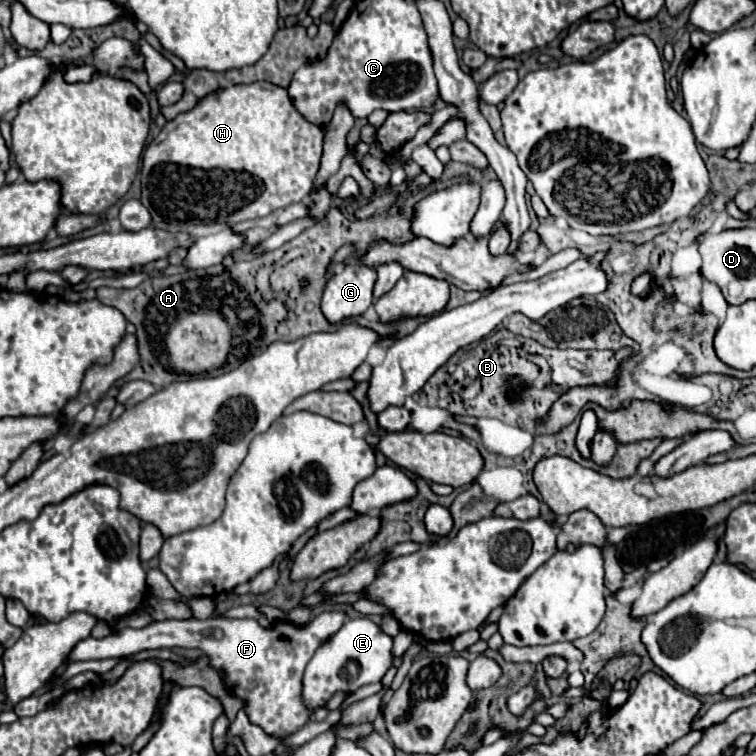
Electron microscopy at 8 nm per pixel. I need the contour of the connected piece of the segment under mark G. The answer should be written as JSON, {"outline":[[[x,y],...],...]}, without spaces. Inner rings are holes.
{"outline":[[[346,264],[342,272],[334,274],[322,296],[322,314],[330,324],[354,318],[366,312],[372,304],[372,288],[376,270],[362,264]]]}

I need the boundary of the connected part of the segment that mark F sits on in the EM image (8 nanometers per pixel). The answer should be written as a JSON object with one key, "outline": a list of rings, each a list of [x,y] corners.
{"outline":[[[322,612],[304,626],[294,626],[292,622],[280,622],[274,628],[260,628],[256,620],[236,620],[236,618],[208,618],[208,620],[154,620],[144,628],[124,628],[112,632],[106,638],[84,638],[78,642],[66,662],[80,660],[104,660],[122,658],[142,650],[160,648],[200,648],[208,654],[210,664],[216,670],[226,672],[226,682],[234,688],[238,698],[246,700],[248,718],[262,726],[268,734],[288,734],[300,730],[310,716],[310,710],[302,704],[302,674],[314,650],[322,640],[330,638],[344,624],[342,612]]]}

